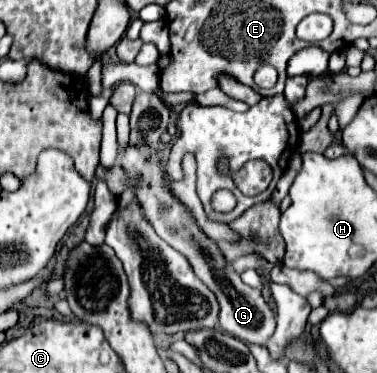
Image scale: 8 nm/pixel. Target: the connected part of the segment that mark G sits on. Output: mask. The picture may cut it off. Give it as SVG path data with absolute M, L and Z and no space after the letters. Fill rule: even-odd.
M128 145L128 149L122 151L122 155L120 155L120 165L128 171L128 175L140 179L138 199L144 205L144 213L146 213L150 225L168 245L172 245L176 251L180 251L190 261L196 275L216 293L218 303L220 303L218 327L224 333L228 333L240 341L248 341L254 345L266 345L268 339L274 335L274 327L276 327L276 317L274 317L272 309L264 301L260 289L254 289L254 287L248 287L242 283L240 275L232 269L232 265L224 261L216 243L200 231L192 213L176 197L172 197L166 183L162 181L162 169L158 165L160 159L162 159L160 153L154 147L146 147L146 145L140 145L140 147Z

